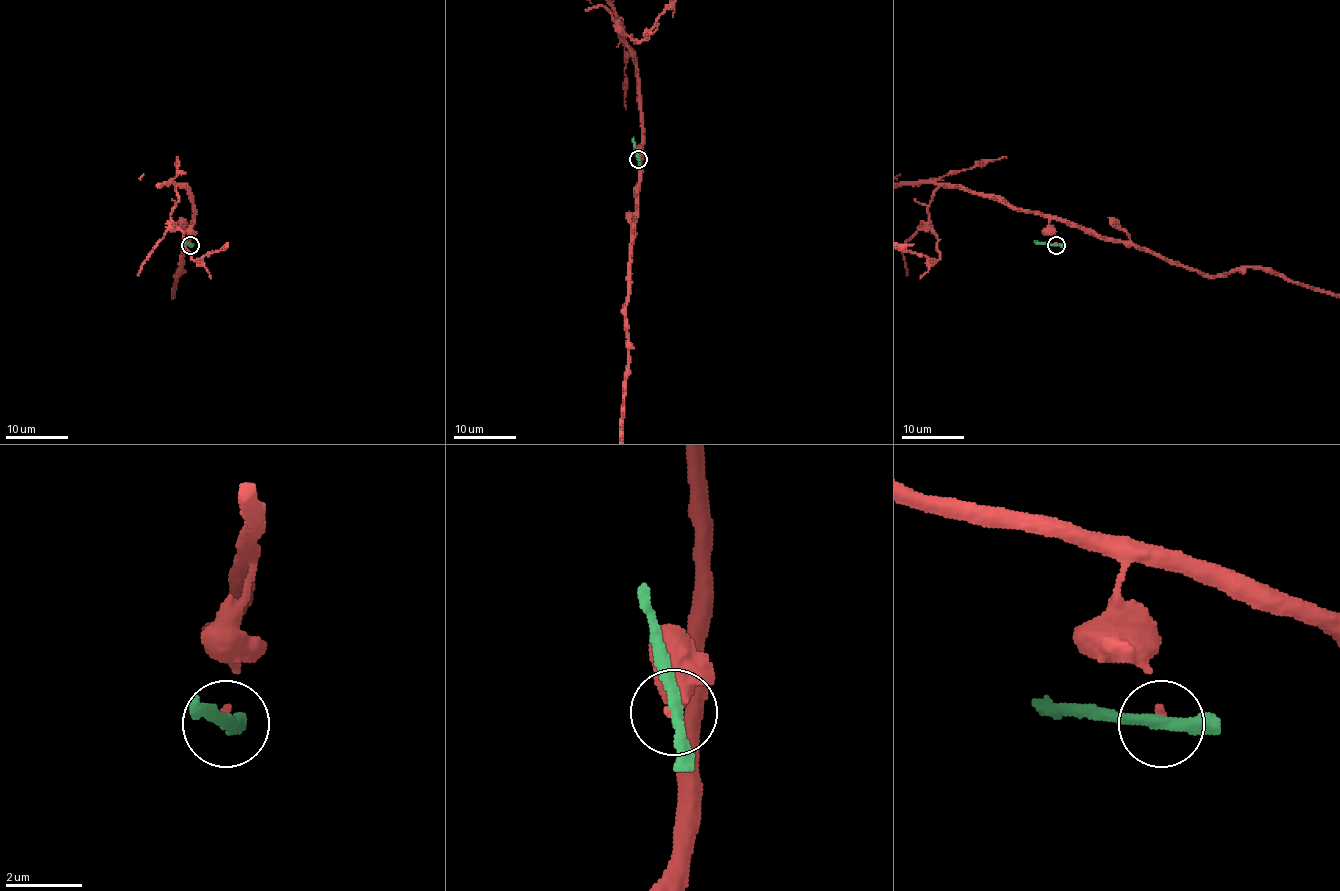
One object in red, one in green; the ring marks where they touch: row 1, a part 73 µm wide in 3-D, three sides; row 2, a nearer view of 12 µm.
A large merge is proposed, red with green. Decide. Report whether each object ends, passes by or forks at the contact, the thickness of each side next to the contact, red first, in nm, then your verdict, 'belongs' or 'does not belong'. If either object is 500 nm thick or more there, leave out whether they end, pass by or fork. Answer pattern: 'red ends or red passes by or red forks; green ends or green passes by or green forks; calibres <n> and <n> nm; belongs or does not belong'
red ends; green passes by; calibres 170 and 280 nm; does not belong

